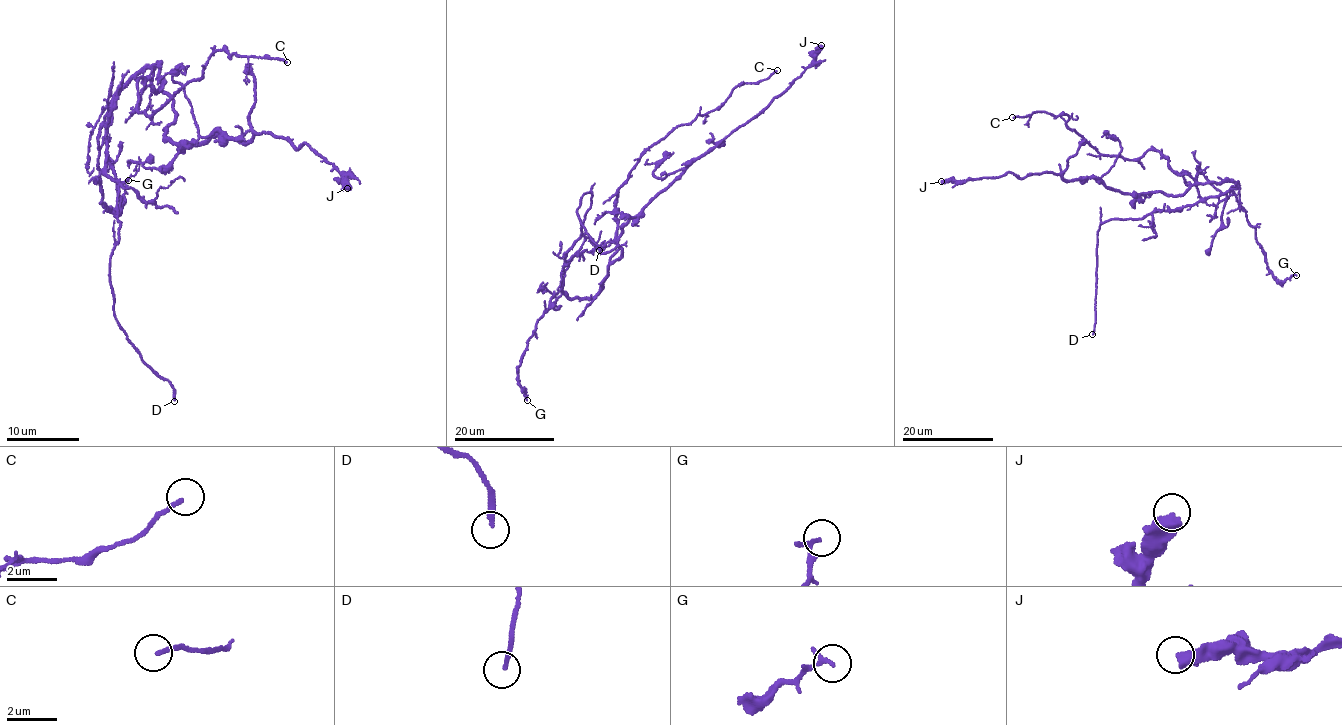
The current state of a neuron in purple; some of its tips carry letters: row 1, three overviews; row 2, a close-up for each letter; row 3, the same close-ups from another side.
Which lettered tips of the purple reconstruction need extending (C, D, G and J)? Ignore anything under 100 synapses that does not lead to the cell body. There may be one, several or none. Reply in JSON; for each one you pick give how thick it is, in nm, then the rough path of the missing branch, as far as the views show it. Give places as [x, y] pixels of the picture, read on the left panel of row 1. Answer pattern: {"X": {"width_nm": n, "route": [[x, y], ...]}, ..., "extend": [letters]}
{"D": {"width_nm": 180}, "extend": ["D"]}

